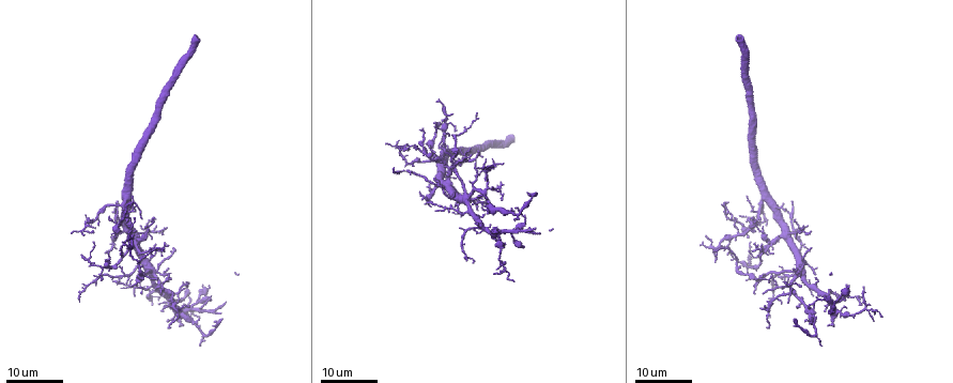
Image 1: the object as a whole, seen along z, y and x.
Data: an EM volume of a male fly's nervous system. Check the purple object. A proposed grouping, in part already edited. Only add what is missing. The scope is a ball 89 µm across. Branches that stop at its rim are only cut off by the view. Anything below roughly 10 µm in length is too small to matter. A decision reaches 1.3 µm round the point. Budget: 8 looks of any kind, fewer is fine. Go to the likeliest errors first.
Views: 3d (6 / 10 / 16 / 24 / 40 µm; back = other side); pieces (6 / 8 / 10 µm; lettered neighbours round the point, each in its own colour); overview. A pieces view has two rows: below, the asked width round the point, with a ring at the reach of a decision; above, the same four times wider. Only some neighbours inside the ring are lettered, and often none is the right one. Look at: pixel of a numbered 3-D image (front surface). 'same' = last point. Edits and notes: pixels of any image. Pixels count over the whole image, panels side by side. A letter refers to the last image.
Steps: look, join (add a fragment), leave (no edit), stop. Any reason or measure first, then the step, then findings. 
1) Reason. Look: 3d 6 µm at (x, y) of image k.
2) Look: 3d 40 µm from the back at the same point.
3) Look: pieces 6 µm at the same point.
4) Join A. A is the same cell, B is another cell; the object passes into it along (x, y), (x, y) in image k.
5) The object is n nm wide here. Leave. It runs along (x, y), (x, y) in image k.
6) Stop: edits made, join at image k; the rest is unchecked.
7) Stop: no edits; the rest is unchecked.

Look: 3d 24 µm at (174, 248) of image 1.

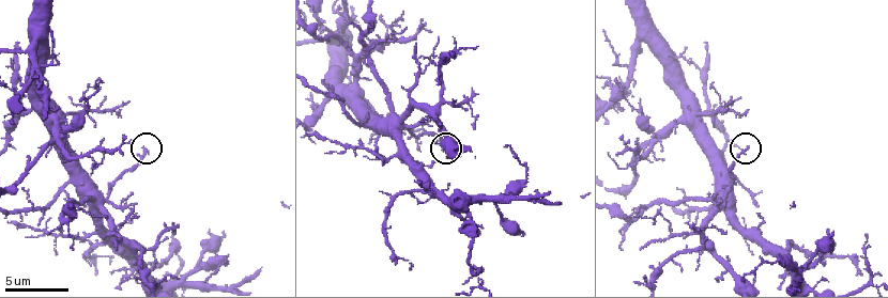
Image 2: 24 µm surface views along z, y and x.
See the neighbours. Look: pieces 10 µm at (746, 149) of image 2.

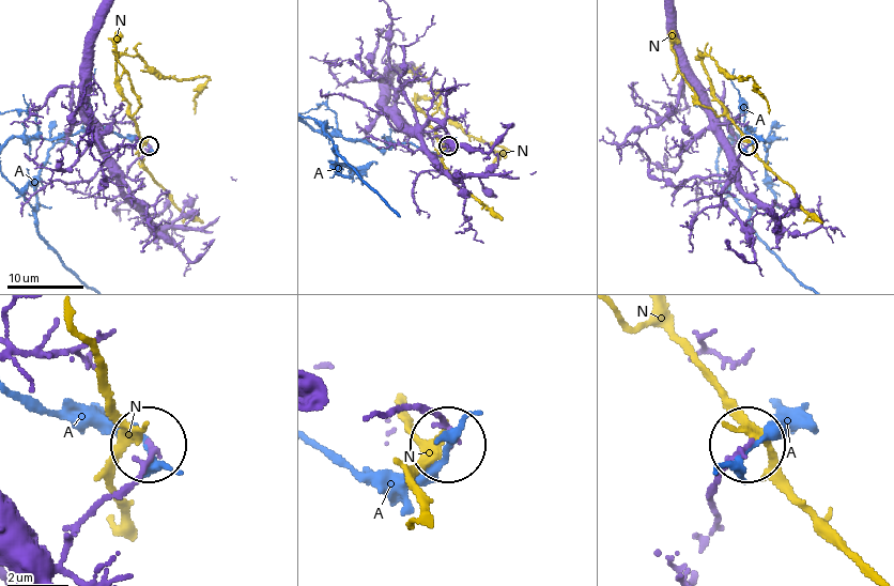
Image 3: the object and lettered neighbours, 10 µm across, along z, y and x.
Leave. A and N are other cells; none of them fits.

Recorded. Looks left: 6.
End of a long branch. Look: 3d 16 µm at (79, 302) of image 1.

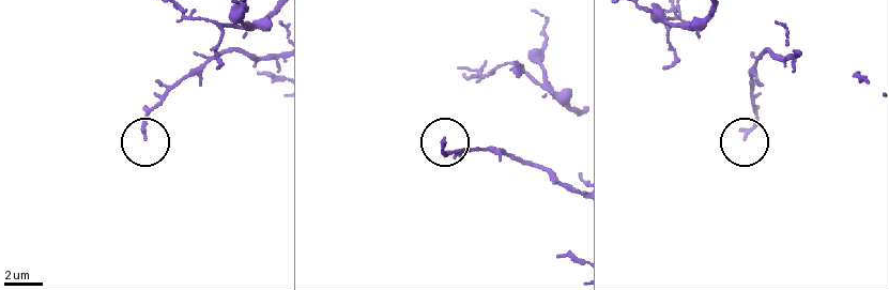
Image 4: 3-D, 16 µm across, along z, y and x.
Look: pieces 8 µm at (444, 143) of image 4.

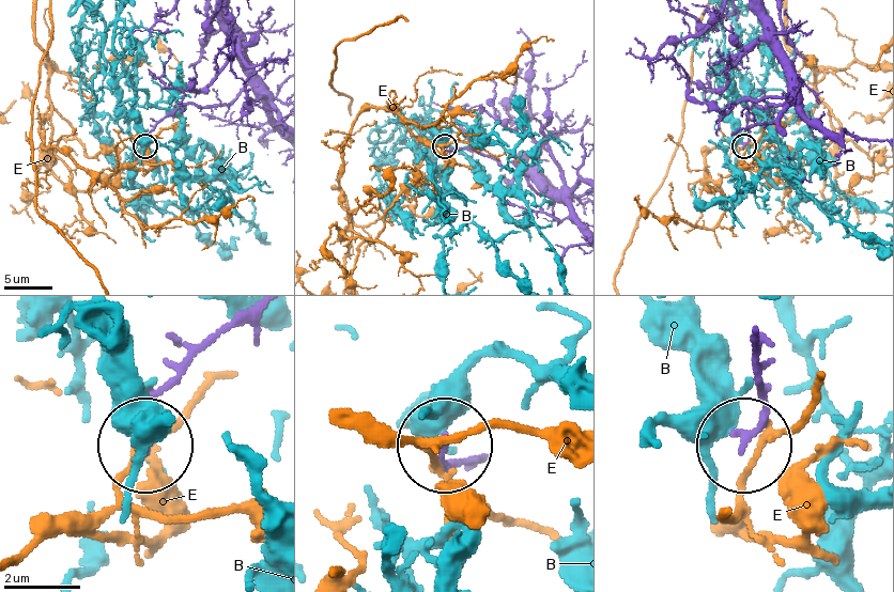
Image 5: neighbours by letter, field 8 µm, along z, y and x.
The object is 170 nm wide here. Leave. B and E are other cells; it runs along (753, 342), (763, 409), (746, 445) in image 5; none of them fits.

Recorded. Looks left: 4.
Thin end. Look: 3d 10 µm at (707, 42) of image 2.

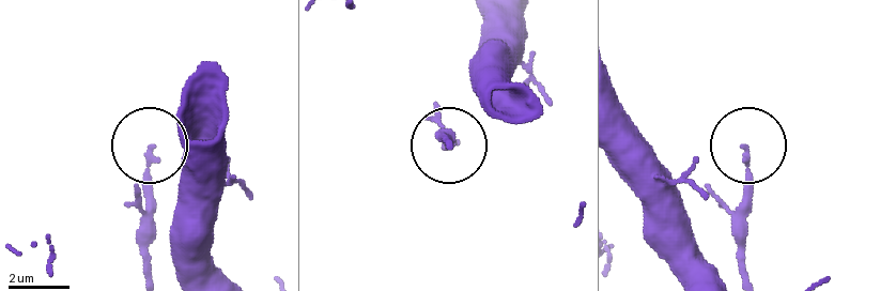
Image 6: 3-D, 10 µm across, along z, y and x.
What lies round it. Look: pieces 6 µm at (148, 149) of image 6.

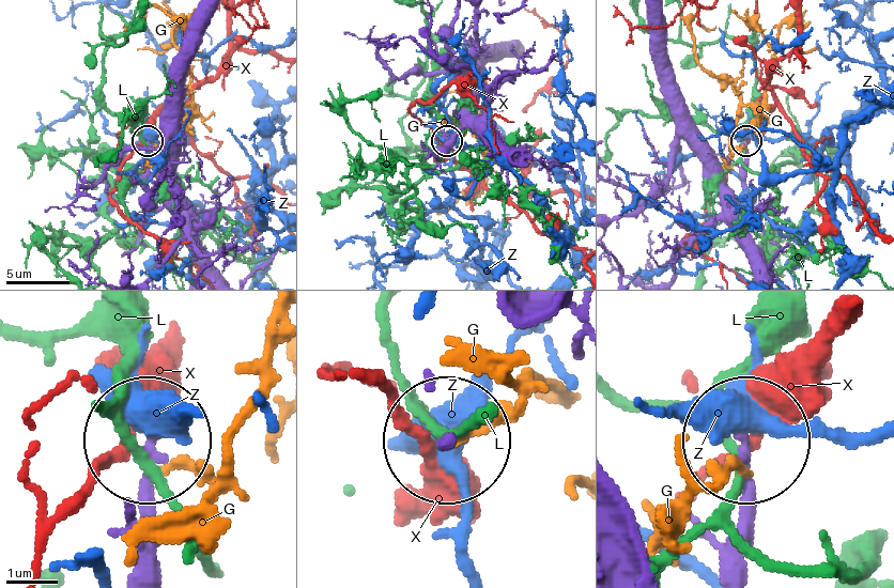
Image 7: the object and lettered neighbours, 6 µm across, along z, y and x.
Leave. G, L, X and Z are other cells; it runs along (737, 560), (749, 449) in image 7; none of them fits.

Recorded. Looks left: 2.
Free end. Look: pieces 6 µm at (415, 44) of image 2.

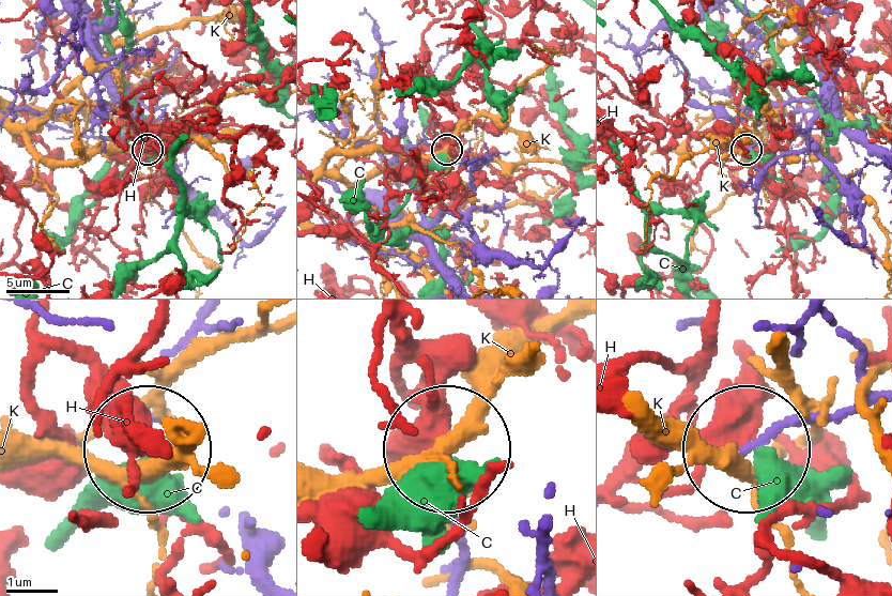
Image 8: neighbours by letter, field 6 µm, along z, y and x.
Leave. C, H and K are other cells; no lettered fragment goes on from it.

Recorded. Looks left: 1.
Stop: no edits; the rest is unchecked.

